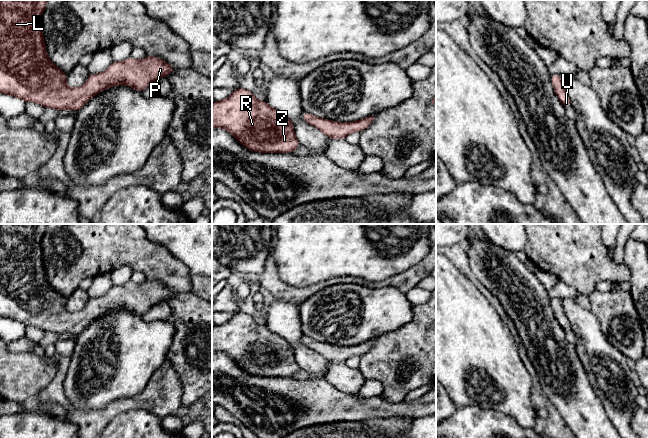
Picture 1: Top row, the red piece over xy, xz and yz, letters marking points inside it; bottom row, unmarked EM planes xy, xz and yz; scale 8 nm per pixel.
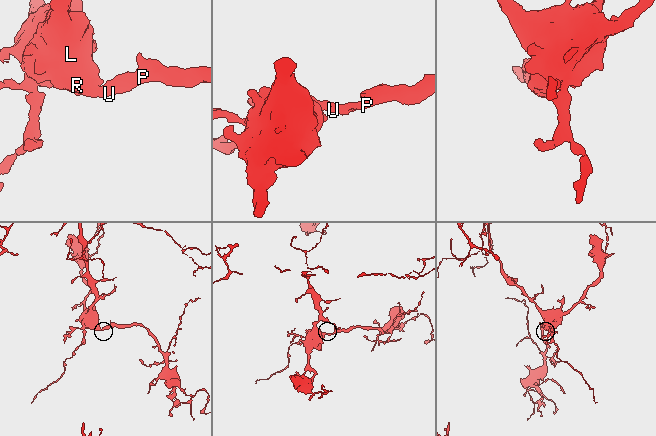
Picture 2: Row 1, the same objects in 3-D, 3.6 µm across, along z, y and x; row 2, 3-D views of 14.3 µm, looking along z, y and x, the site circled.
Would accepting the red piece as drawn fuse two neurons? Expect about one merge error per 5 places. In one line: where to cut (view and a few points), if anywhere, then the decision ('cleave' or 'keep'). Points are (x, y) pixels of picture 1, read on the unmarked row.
cut none; keep

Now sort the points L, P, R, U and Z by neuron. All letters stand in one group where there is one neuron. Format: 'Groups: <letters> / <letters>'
Groups: L P R U Z

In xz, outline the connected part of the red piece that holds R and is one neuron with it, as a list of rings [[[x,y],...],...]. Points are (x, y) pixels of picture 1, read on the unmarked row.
[[[239,311],[224,324],[212,328],[212,352],[223,352],[253,376],[293,377],[300,370],[292,345],[283,337],[259,325],[254,317]]]

